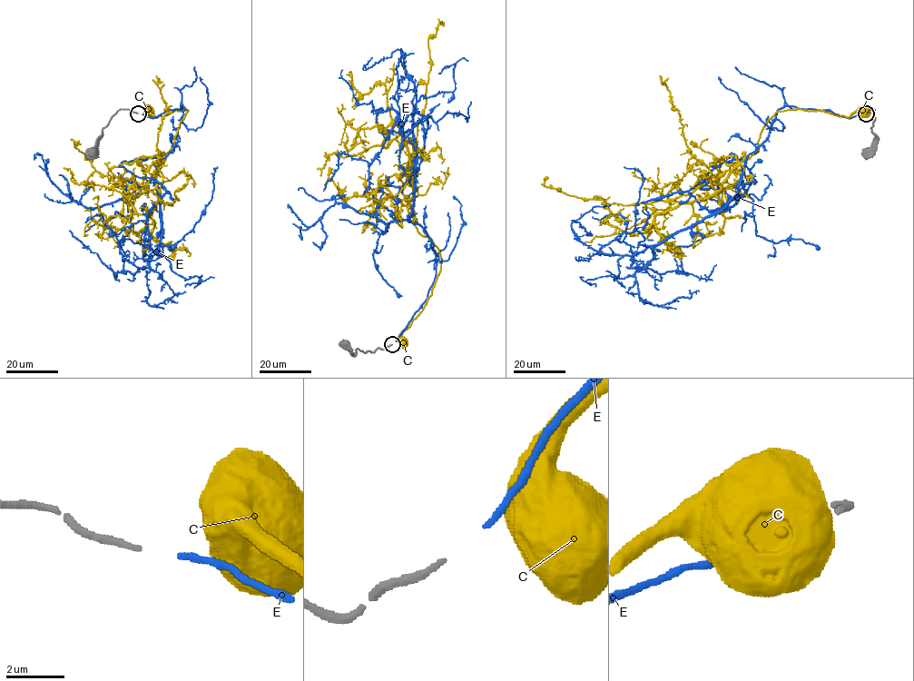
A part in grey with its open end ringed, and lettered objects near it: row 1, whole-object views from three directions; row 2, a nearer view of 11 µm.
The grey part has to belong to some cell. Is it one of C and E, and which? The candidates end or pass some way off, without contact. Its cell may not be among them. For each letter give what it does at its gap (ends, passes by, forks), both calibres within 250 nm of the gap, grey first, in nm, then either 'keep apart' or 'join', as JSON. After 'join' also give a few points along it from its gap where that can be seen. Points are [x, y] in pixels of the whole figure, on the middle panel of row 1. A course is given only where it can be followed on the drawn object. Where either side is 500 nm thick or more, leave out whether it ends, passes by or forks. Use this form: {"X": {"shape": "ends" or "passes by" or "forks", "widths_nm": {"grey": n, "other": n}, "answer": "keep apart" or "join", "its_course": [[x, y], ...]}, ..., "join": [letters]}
{"C": {"widths_nm": {"grey": 190, "other": 1000}, "answer": "keep apart"}, "E": {"shape": "ends", "widths_nm": {"grey": 190, "other": 240}, "answer": "join", "its_course": [[395, 341], [427, 297], [437, 258], [409, 220], [414, 134], [398, 122], [370, 163], [340, 152], [323, 191]]}, "join": ["E"]}

